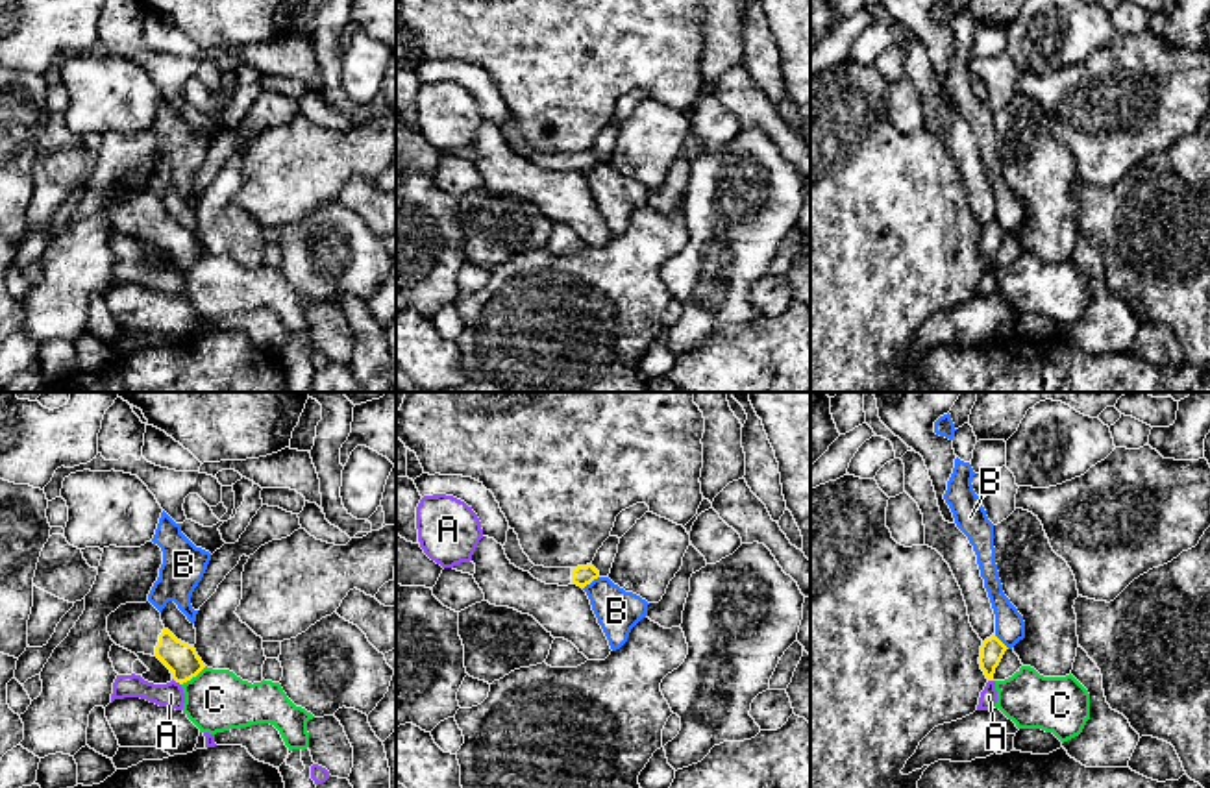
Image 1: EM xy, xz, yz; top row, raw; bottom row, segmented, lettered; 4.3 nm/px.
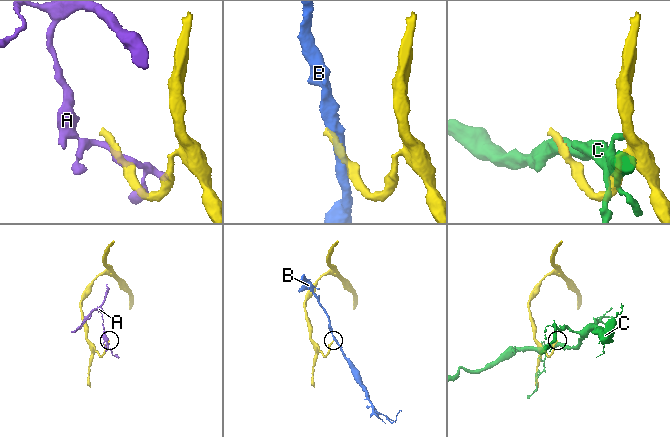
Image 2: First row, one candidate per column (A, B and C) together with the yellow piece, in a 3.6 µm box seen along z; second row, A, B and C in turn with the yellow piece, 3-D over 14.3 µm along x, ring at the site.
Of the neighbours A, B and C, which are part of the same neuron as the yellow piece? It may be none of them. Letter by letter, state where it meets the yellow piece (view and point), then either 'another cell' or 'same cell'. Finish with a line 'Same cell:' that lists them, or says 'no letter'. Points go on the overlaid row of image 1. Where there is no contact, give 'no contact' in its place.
A: xy (176, 681) | another cell
B: xz (591, 581) | another cell
C: xy (193, 676) | another cell
Same cell: no letter

